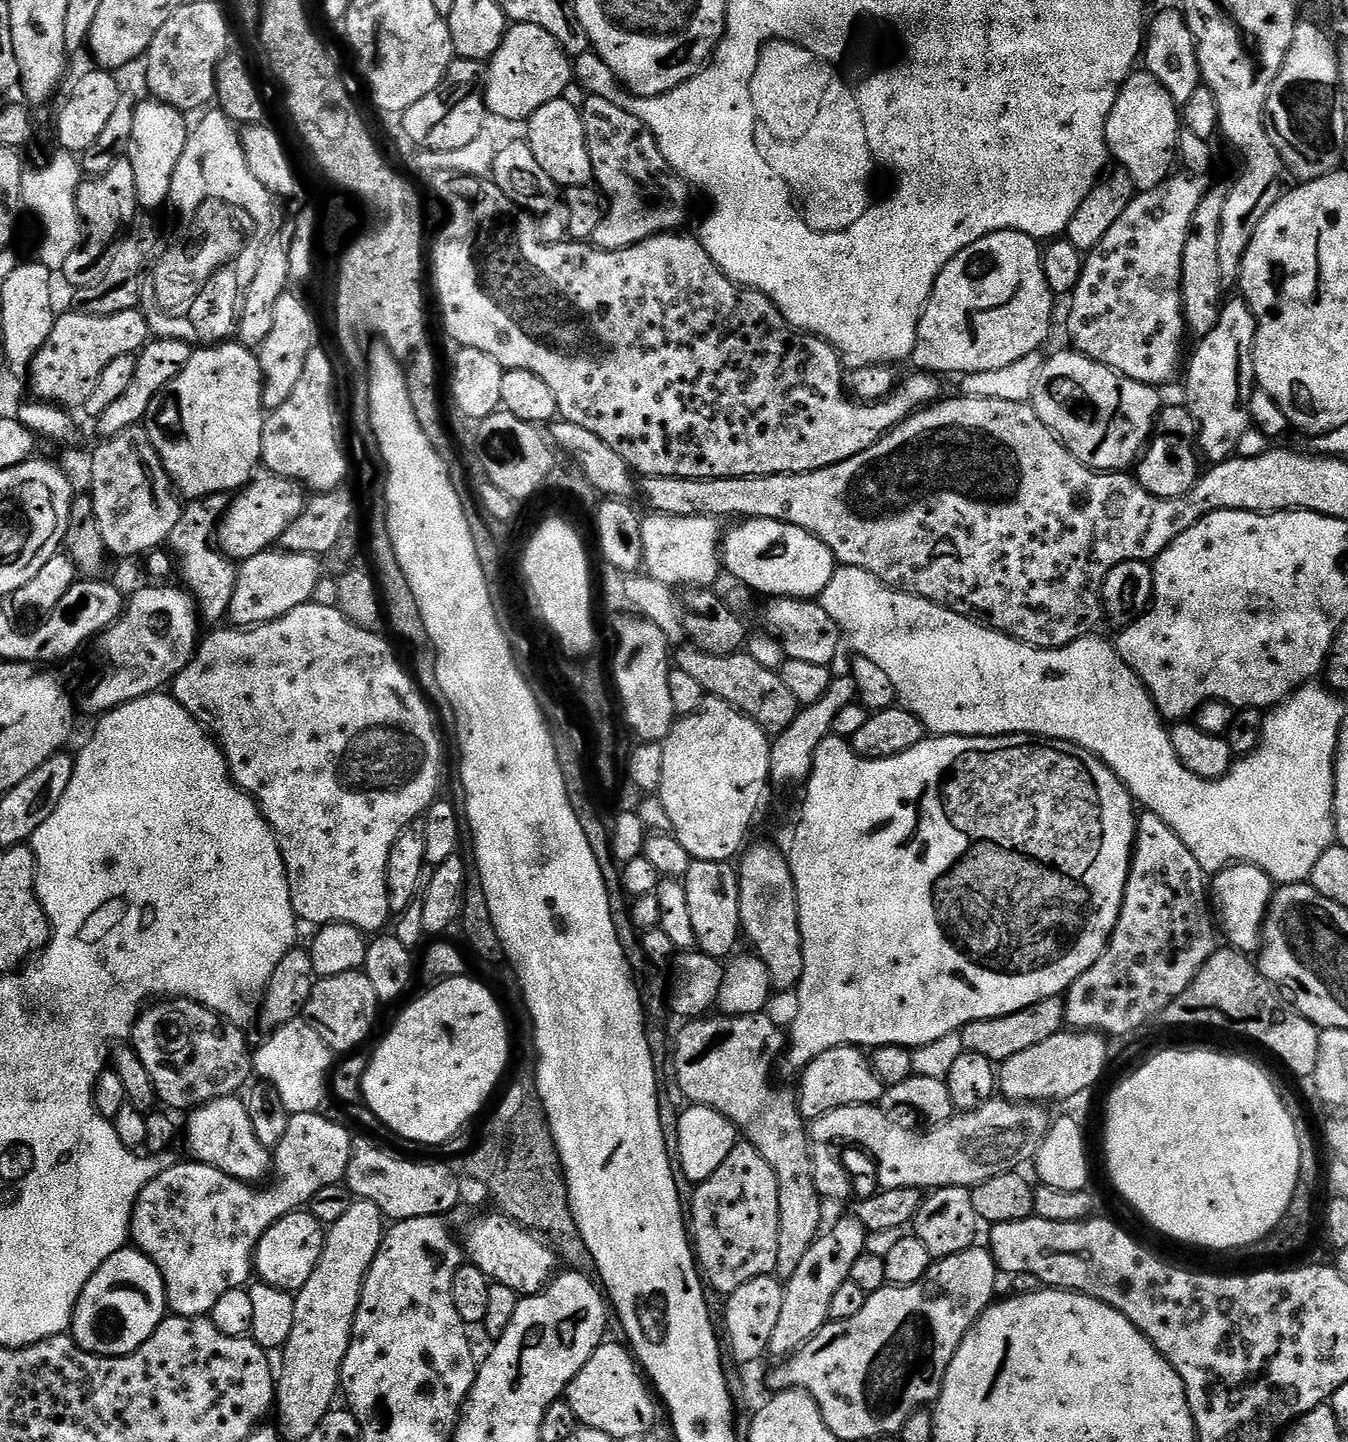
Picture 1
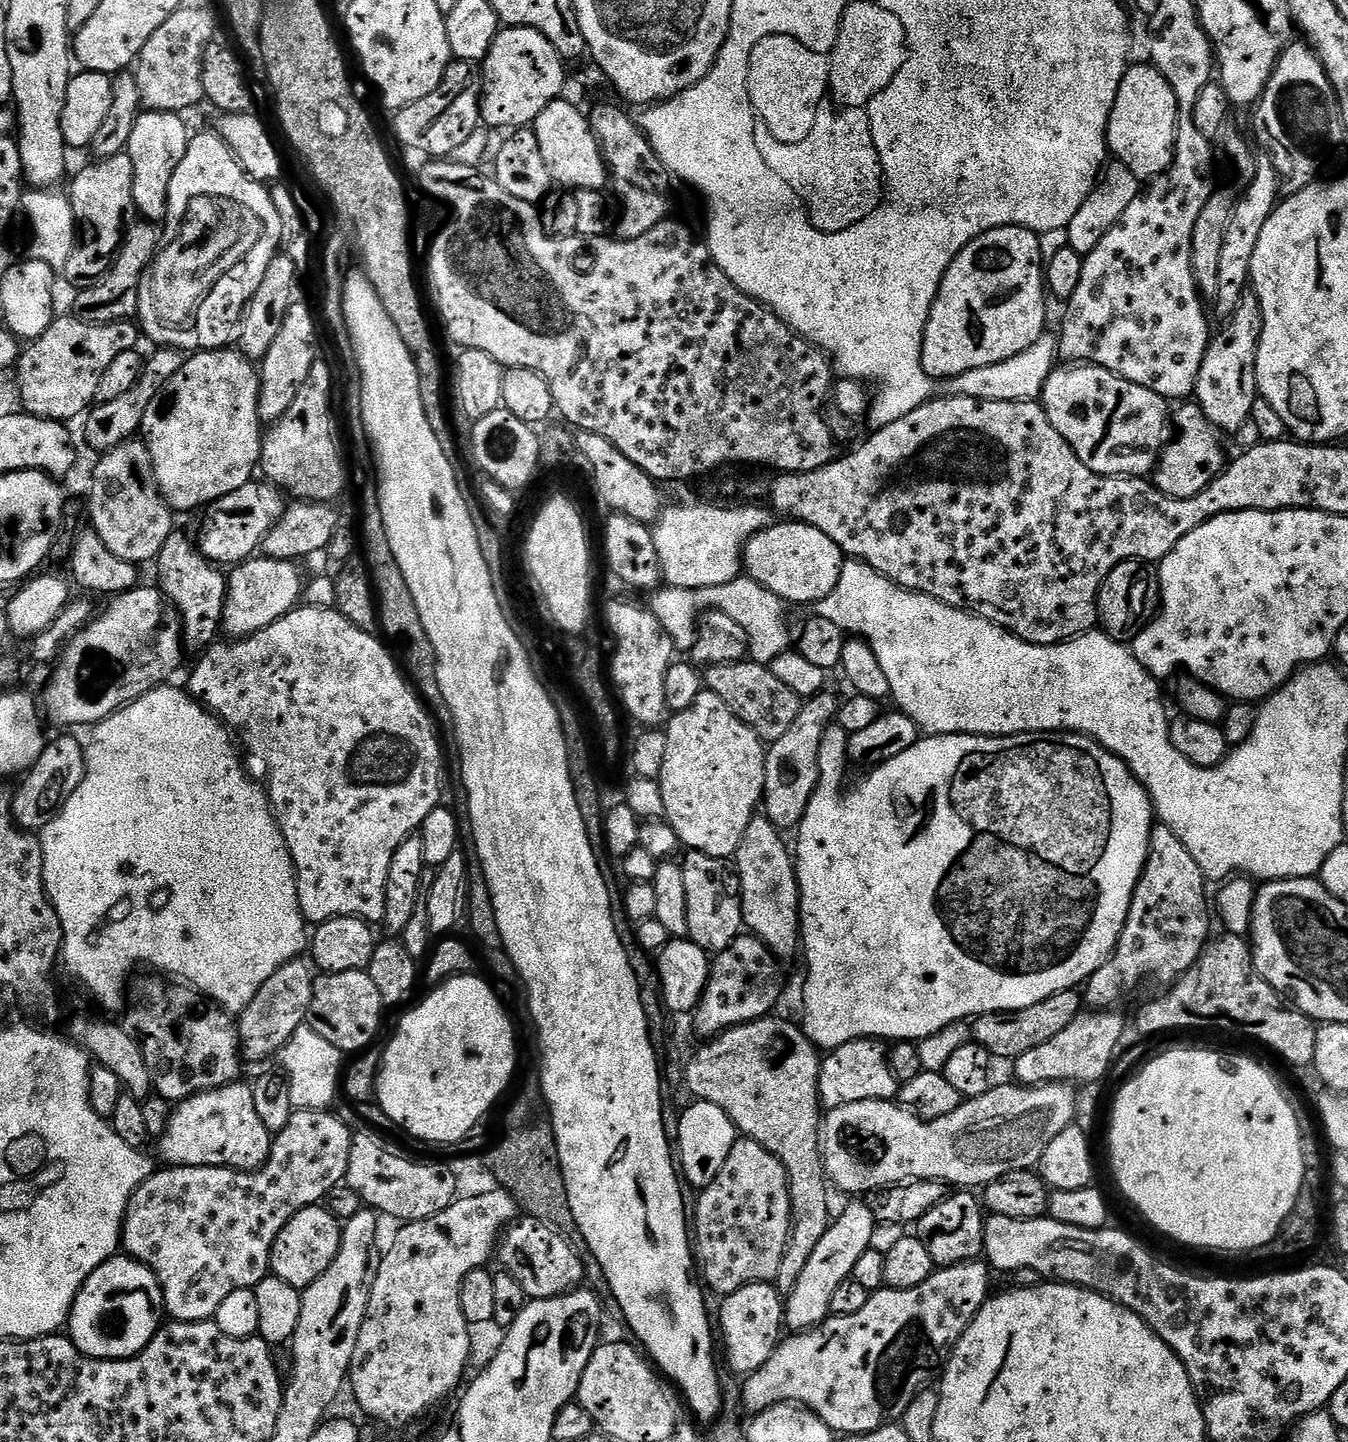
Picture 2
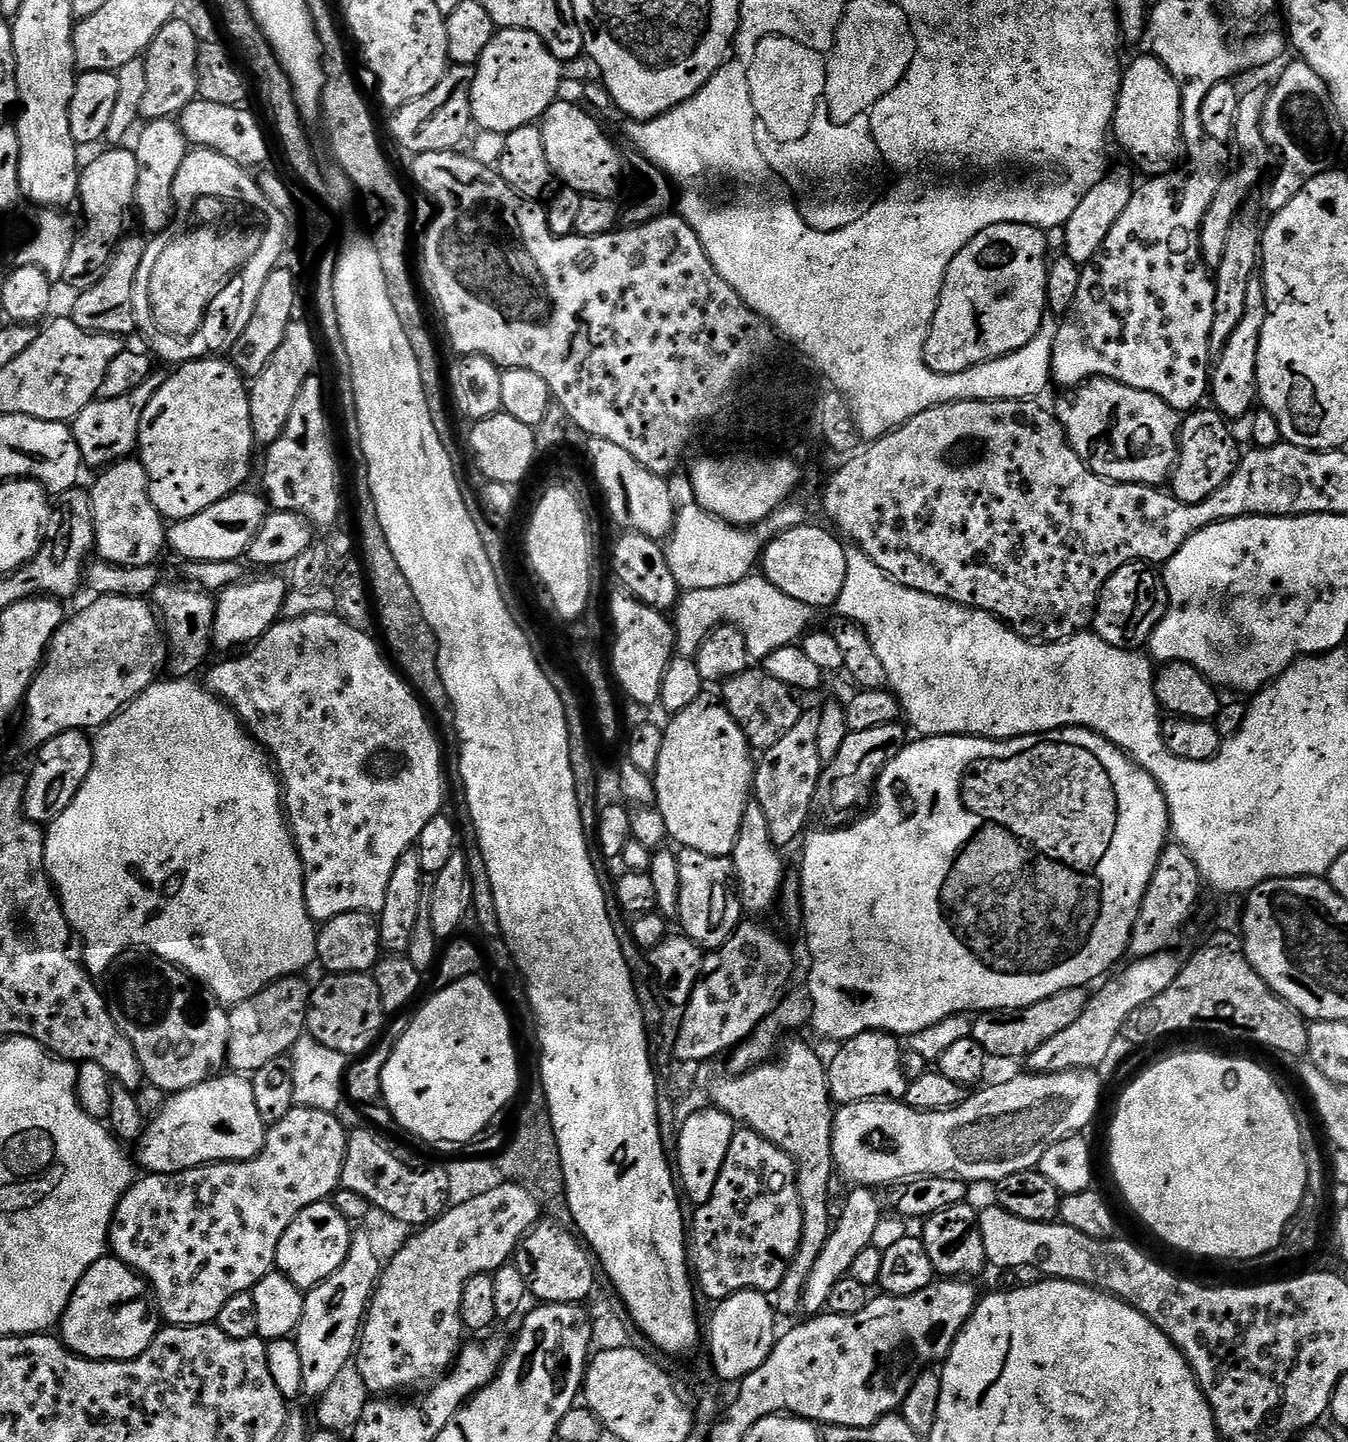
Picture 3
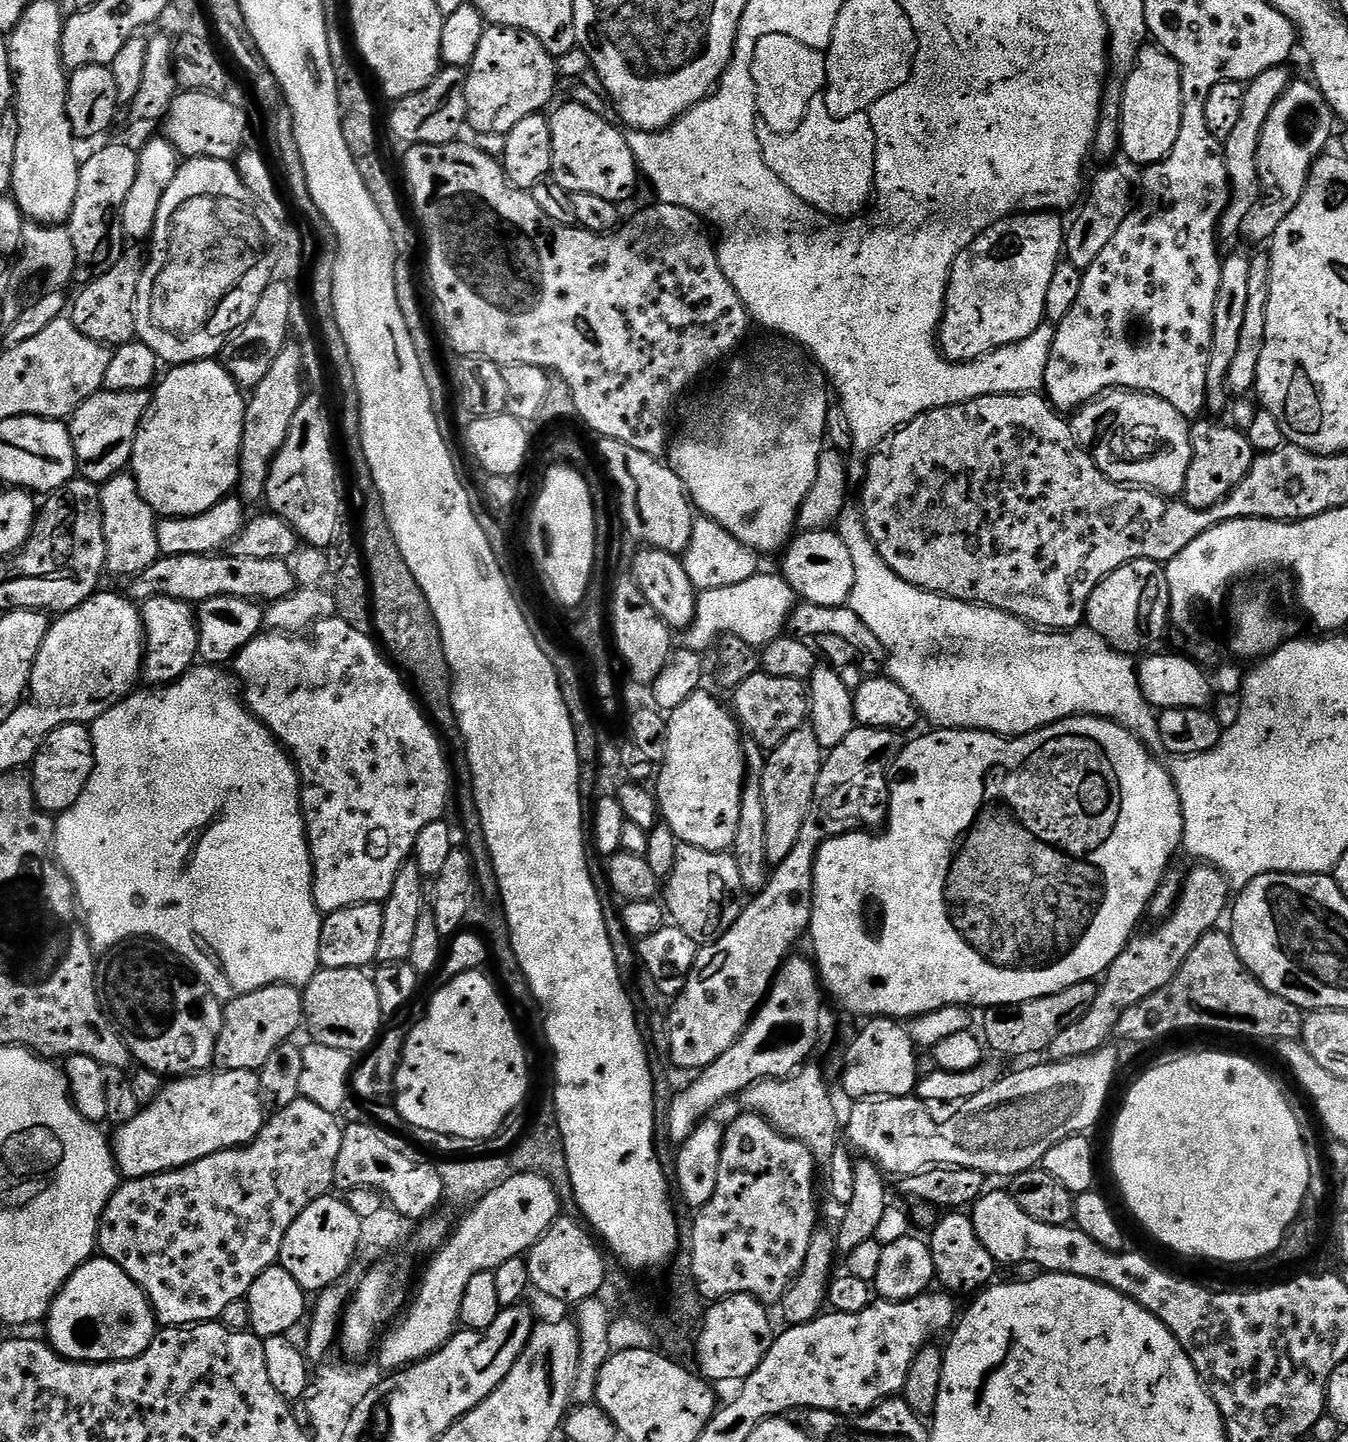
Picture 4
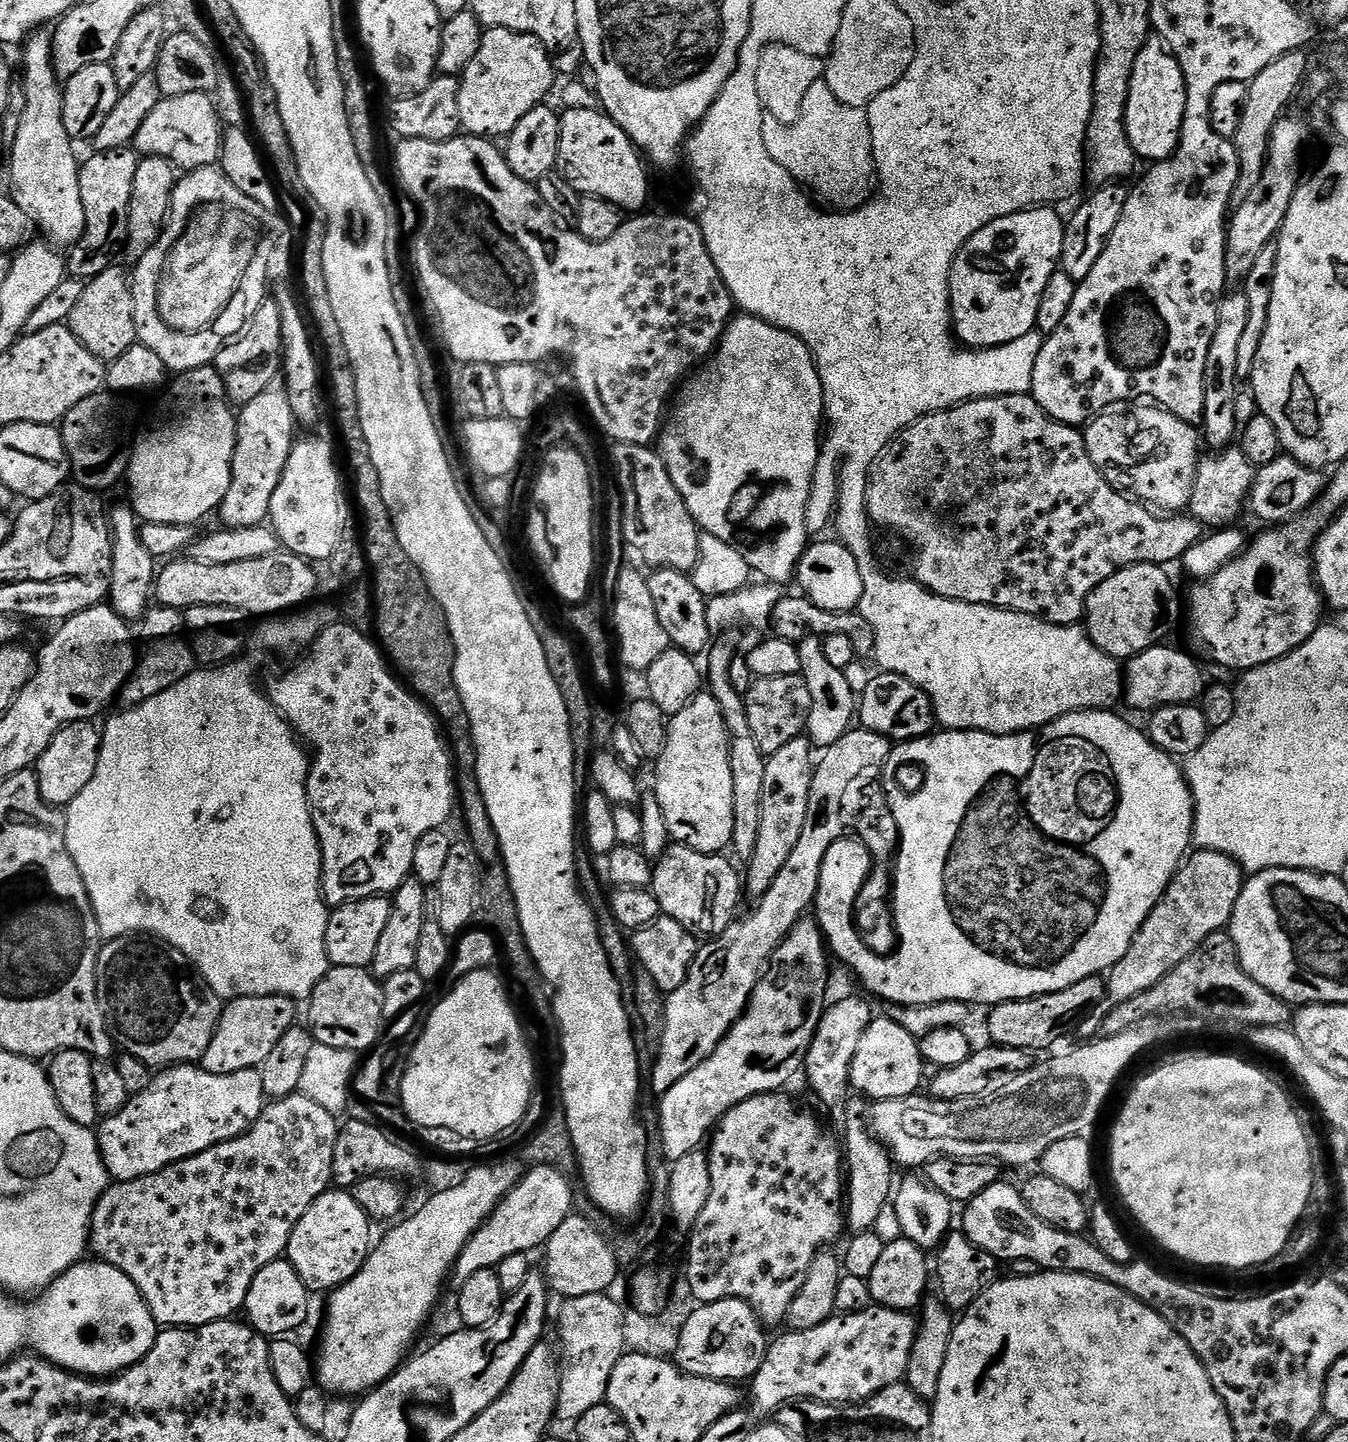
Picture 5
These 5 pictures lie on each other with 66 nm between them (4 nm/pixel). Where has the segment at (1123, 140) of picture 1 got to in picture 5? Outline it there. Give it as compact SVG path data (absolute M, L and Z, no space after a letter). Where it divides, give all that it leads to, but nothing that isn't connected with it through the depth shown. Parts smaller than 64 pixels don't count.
M1155 34L1149 35L1146 46L1142 46L1142 54L1134 62L1134 74L1130 78L1130 94L1126 102L1126 134L1130 138L1130 146L1134 146L1137 157L1141 161L1155 162L1167 160L1176 152L1180 144L1182 118L1186 114L1186 78L1182 74L1182 66L1178 58L1168 49L1168 43Z

